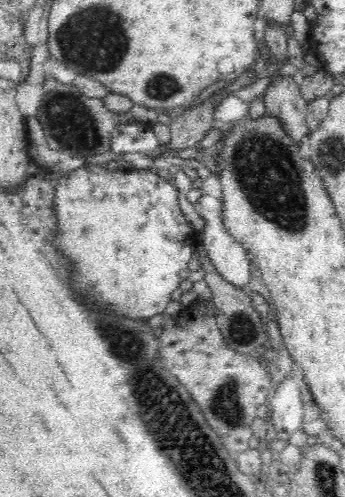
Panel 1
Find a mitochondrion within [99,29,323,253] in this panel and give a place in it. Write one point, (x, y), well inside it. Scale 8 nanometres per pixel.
(263, 166)

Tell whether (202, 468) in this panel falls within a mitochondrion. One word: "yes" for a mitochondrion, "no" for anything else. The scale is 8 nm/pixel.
yes

